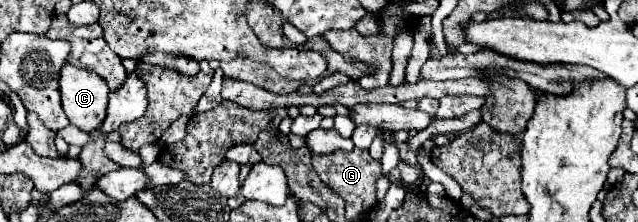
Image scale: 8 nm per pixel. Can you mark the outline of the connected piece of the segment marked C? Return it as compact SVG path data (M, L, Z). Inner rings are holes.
M66 65L60 75L60 93L62 107L72 125L84 133L100 129L106 119L108 93L106 81L100 75L82 71L74 65Z

